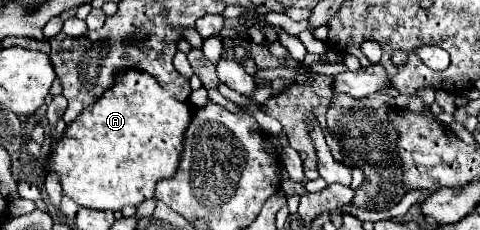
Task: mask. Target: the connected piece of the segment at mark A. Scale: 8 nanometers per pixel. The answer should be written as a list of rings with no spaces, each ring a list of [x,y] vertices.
[[[131,69],[127,73],[121,73],[121,79],[117,79],[117,83],[107,89],[103,97],[99,97],[91,107],[87,107],[81,117],[65,129],[57,147],[43,163],[43,167],[59,175],[63,193],[69,195],[81,207],[101,211],[119,211],[127,205],[137,207],[145,199],[153,197],[157,181],[173,177],[173,173],[177,173],[177,161],[181,161],[181,149],[185,145],[185,125],[189,125],[193,113],[195,109],[189,103],[177,101],[173,93],[157,85],[153,77]]]

